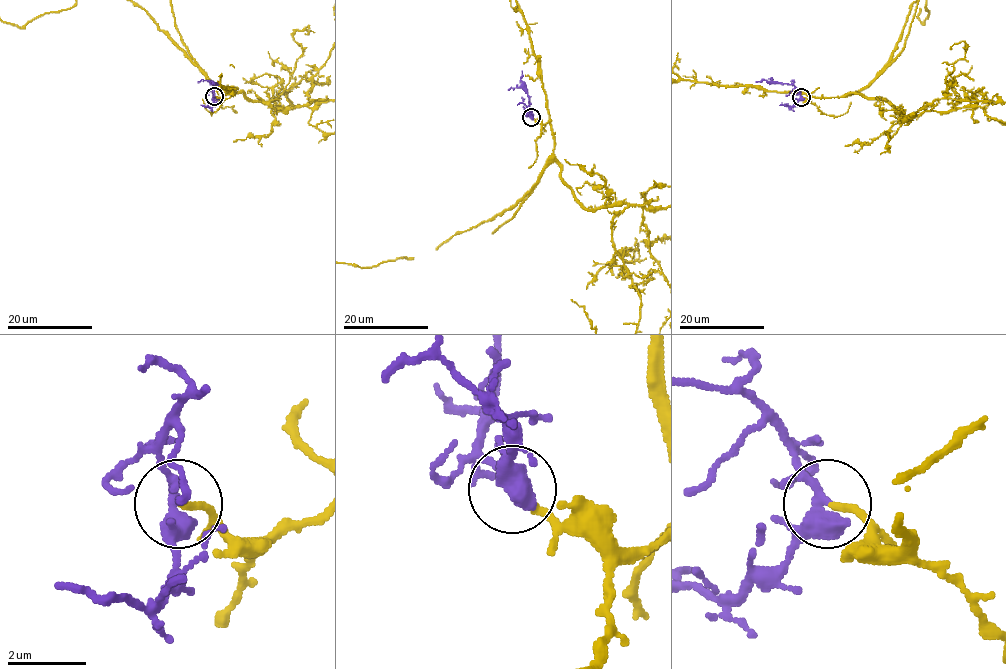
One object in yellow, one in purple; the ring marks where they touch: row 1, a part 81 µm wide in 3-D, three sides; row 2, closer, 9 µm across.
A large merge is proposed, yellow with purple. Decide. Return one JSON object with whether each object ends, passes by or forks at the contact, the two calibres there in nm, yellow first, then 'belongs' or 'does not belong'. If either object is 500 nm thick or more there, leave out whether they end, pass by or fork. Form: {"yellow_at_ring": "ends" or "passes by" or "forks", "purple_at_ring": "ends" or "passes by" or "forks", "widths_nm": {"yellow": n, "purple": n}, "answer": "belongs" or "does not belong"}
{"yellow_at_ring": "ends", "purple_at_ring": "forks", "widths_nm": {"yellow": 170, "purple": 360}, "answer": "belongs"}

